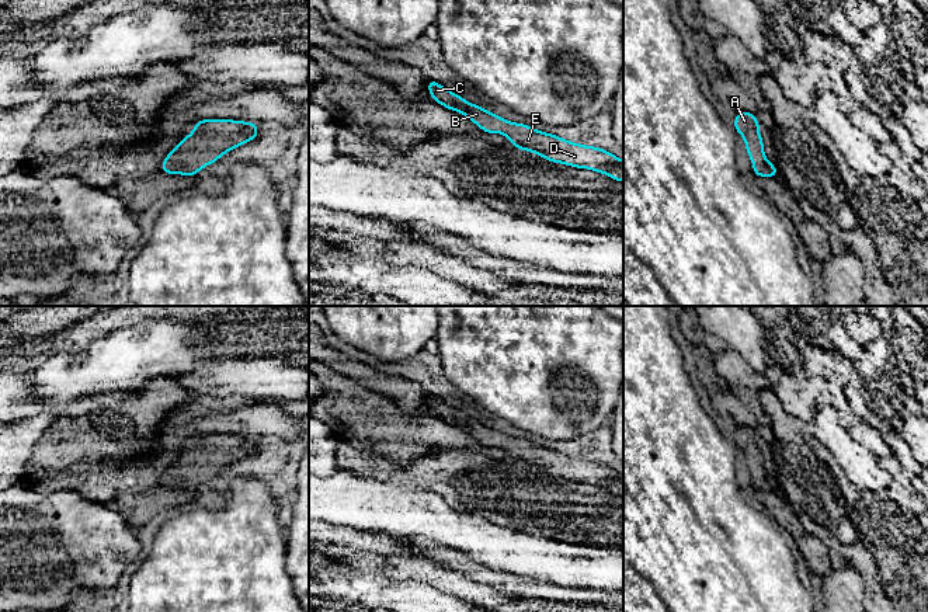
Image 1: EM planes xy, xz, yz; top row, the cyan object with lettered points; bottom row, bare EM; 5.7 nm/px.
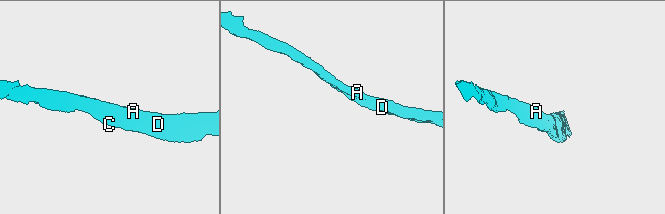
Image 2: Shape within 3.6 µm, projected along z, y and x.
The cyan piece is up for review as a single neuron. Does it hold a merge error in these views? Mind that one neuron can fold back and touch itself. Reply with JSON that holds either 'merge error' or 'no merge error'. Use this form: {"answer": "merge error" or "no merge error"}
{"answer": "no merge error"}

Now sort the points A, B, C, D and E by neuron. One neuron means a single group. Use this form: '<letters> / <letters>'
A B C D E

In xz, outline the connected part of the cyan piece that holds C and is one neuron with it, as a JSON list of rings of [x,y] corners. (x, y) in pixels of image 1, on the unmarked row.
[[[428,393],[427,401],[434,415],[463,428],[483,446],[505,449],[518,465],[529,465],[553,477],[590,483],[623,497],[623,474],[601,462],[571,458],[529,439],[510,437],[476,418],[468,417],[434,394]]]

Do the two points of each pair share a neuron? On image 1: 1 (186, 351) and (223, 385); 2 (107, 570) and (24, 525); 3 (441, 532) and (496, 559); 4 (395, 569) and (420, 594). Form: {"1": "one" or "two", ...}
{"1": "two", "2": "one", "3": "one", "4": "two"}

